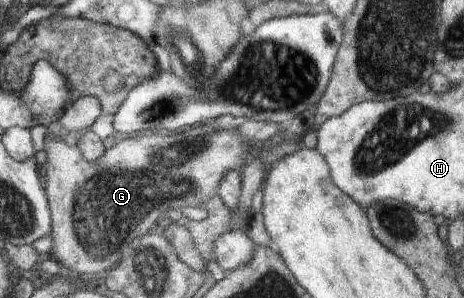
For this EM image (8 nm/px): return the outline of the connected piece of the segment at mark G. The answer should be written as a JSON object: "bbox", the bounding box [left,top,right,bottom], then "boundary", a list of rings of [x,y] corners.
{"bbox":[45,121,256,277],"boundary":[[[212,121],[207,123],[194,125],[182,130],[182,134],[174,133],[166,129],[158,129],[153,131],[142,132],[138,137],[130,137],[116,141],[113,147],[105,150],[105,153],[94,162],[90,162],[84,158],[81,150],[76,146],[76,142],[72,139],[61,139],[57,136],[51,136],[45,139],[45,147],[47,154],[46,178],[47,178],[47,195],[51,204],[53,218],[53,251],[51,256],[60,264],[66,266],[72,271],[72,275],[90,277],[92,274],[98,274],[102,270],[112,270],[118,263],[124,262],[126,253],[129,252],[135,242],[146,233],[156,230],[156,224],[159,216],[168,209],[182,209],[187,206],[202,206],[203,202],[210,200],[212,195],[216,194],[219,188],[220,179],[224,173],[230,169],[240,169],[244,164],[249,152],[256,147],[250,143],[245,143],[242,137],[238,135],[234,129],[218,131],[215,130]]]}

